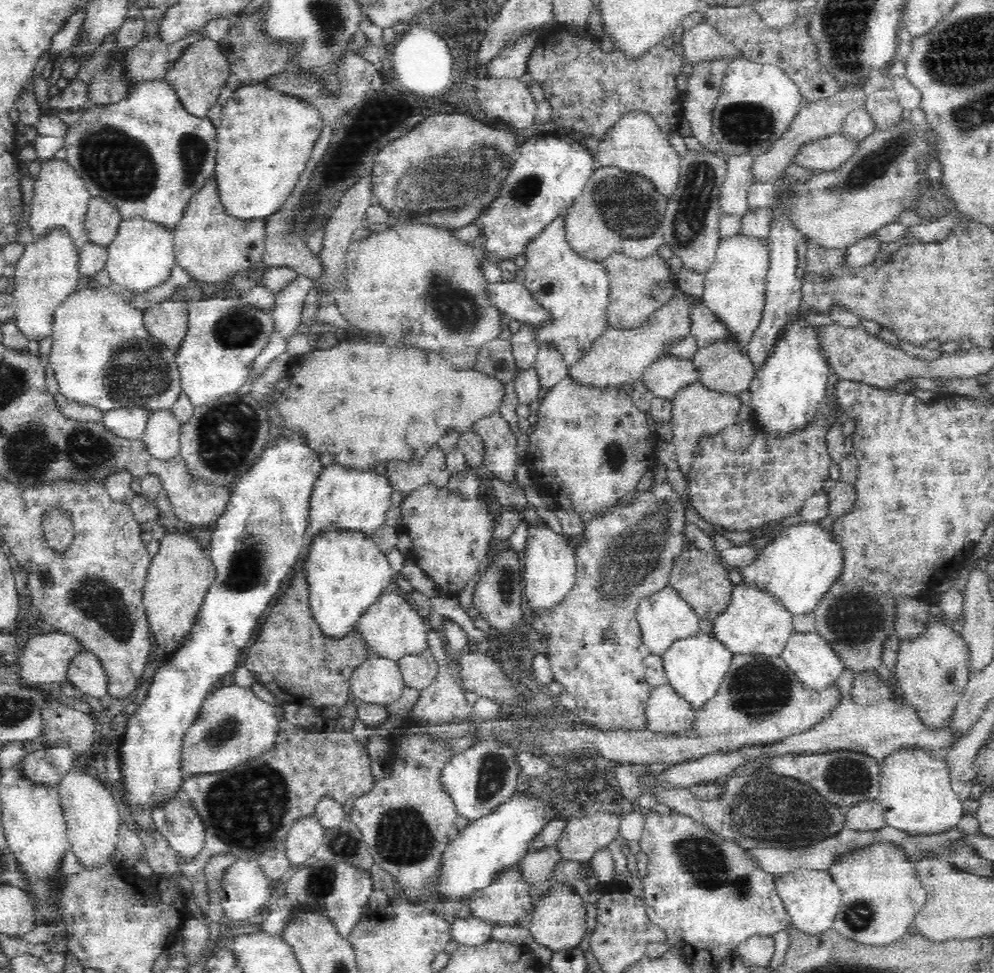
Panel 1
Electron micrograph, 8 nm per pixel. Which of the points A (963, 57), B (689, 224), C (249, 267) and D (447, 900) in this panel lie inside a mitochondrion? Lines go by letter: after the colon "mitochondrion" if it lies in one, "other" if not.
A: mitochondrion
B: mitochondrion
C: other
D: other

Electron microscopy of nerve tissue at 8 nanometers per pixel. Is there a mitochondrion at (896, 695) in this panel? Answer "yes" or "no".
no

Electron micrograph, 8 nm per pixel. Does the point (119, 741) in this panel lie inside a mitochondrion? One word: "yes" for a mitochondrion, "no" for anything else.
no

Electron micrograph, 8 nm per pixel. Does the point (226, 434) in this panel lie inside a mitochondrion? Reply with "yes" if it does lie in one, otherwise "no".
yes

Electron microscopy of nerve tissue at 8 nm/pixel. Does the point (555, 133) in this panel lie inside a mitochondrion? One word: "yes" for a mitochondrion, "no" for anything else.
no

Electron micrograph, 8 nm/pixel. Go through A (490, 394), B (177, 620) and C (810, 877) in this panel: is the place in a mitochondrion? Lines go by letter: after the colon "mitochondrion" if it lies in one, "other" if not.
A: other
B: other
C: other

